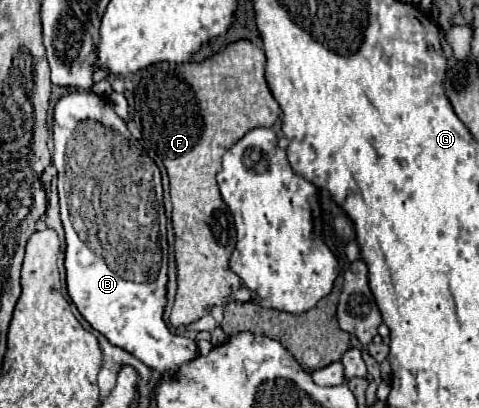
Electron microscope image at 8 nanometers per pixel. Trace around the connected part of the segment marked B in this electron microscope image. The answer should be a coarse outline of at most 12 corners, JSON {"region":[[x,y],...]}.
{"region":[[96,92],[54,112],[68,294],[148,368],[162,320],[160,170]]}

